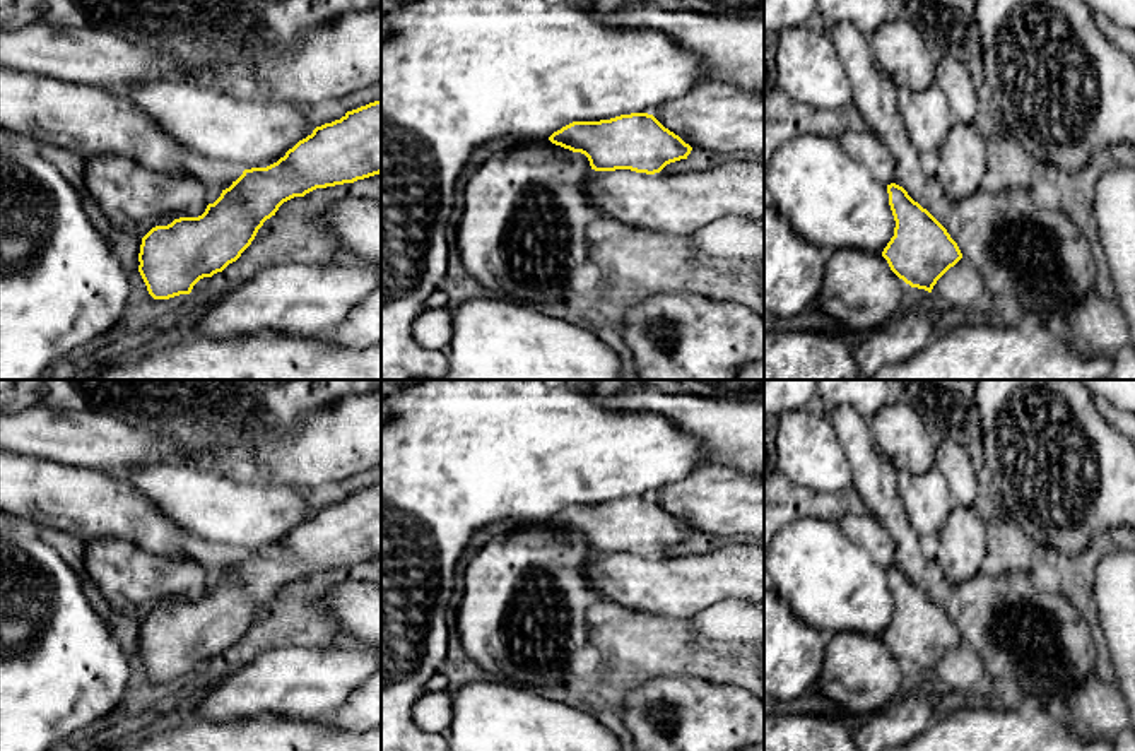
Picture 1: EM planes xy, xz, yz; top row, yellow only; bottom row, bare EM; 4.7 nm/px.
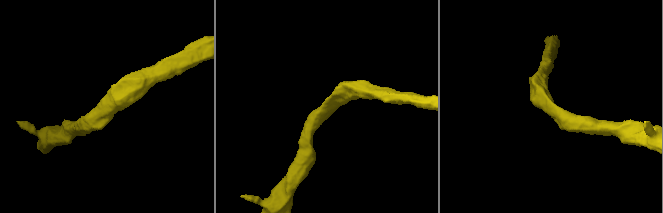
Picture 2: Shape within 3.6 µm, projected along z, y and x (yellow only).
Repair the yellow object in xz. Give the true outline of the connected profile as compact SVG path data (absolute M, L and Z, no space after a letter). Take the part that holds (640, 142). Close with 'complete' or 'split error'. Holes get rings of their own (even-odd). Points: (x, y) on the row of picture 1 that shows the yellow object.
M631 113L600 121L573 121L554 132L556 145L581 152L595 171L631 169L655 174L687 159L692 147L653 115Z | complete

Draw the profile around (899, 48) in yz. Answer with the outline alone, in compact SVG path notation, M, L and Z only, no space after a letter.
M885 19L868 36L868 44L897 87L923 91L933 84L937 62L914 22Z

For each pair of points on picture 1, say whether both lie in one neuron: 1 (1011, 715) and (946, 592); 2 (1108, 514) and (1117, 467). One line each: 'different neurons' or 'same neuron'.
1: different neurons
2: same neuron

